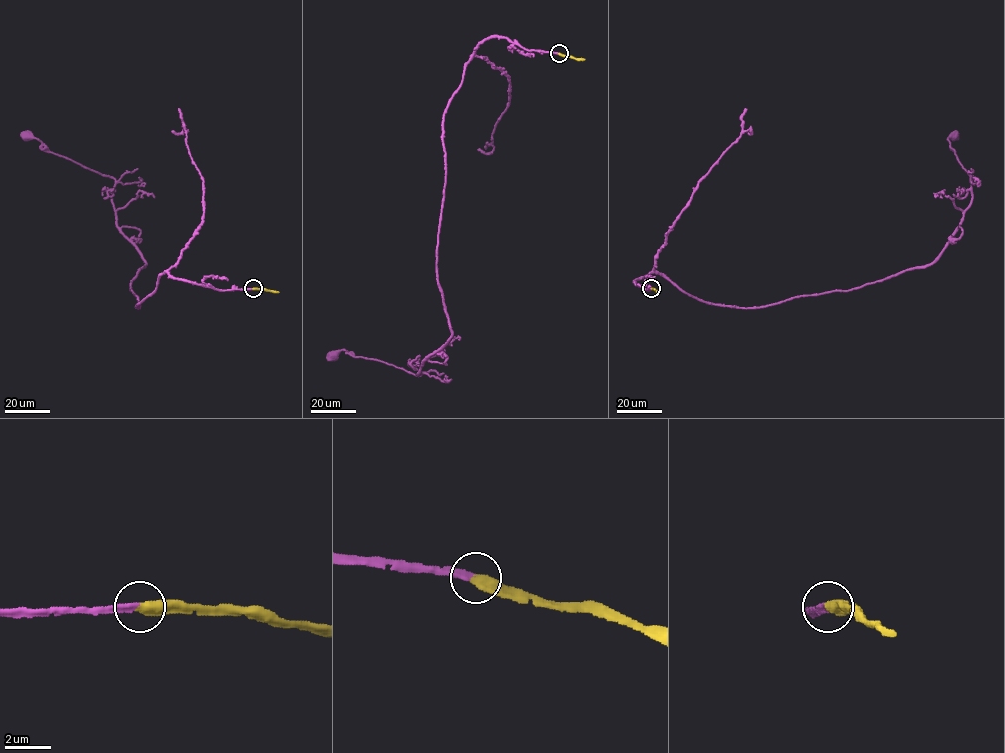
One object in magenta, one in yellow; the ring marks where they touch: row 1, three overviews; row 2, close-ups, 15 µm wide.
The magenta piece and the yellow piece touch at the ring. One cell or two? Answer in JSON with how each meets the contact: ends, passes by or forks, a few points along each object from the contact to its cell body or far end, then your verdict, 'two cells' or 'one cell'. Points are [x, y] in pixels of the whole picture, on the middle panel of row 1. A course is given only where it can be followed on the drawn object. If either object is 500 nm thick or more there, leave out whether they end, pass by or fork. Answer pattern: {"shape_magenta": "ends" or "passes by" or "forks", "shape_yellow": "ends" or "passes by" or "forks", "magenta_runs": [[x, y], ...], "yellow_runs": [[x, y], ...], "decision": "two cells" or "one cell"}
{"shape_magenta": "ends", "shape_yellow": "ends", "magenta_runs": [[559, 53], [485, 39], [444, 115], [436, 269], [451, 336], [423, 362], [419, 375], [346, 350], [333, 355]], "yellow_runs": [[559, 53], [585, 59]], "decision": "one cell"}

